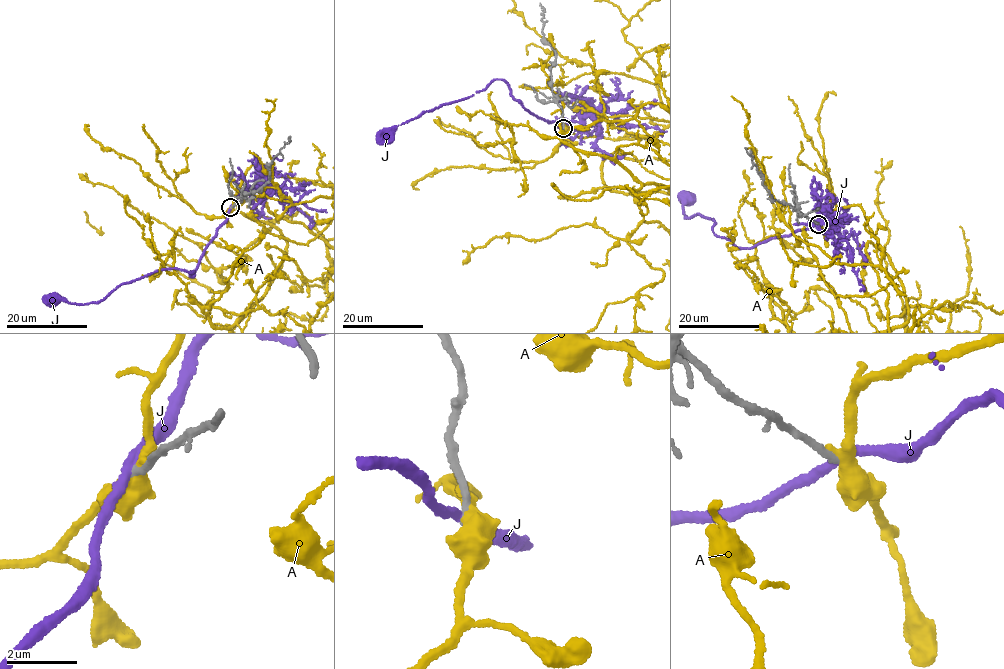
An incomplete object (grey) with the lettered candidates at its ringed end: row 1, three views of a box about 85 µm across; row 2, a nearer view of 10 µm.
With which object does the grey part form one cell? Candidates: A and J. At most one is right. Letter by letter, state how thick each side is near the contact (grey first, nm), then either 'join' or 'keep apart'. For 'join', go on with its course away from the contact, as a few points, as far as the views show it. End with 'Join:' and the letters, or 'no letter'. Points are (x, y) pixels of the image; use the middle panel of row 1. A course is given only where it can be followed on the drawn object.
A: 260/360 nm | keep apart
J: 220/240 nm | keep apart
Join: no letter

